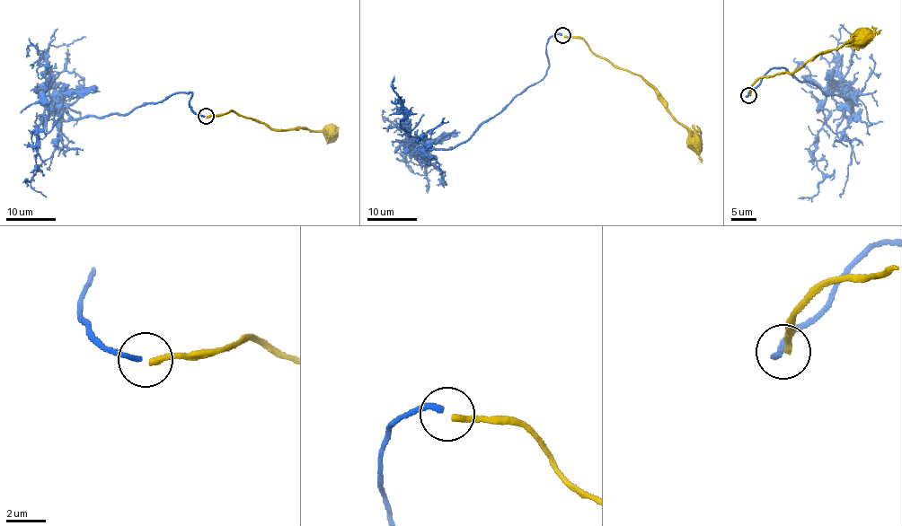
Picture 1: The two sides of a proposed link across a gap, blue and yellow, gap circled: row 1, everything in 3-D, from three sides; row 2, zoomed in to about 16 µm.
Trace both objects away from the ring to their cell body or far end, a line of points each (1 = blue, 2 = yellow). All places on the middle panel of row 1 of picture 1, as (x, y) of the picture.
1: (561, 35), (549, 39), (548, 68), (539, 81), (448, 147), (412, 149), (393, 75)
2: (564, 36), (581, 37), (596, 55), (641, 75), (694, 140)

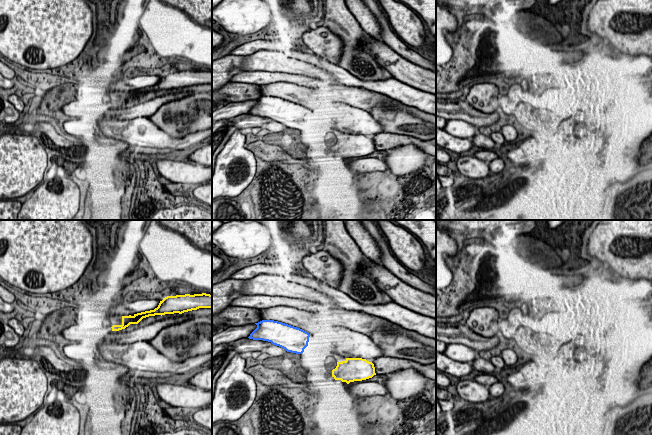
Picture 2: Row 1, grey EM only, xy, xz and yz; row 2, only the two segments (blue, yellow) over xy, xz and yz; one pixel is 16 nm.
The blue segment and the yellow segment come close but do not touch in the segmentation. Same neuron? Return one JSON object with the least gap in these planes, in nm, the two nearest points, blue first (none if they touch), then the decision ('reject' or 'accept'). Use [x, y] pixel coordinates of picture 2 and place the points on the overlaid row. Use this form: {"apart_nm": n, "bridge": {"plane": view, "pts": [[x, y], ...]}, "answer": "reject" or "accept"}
{"apart_nm": 550, "bridge": {"plane": "xz", "pts": [[307, 345], [337, 362]]}, "answer": "accept"}

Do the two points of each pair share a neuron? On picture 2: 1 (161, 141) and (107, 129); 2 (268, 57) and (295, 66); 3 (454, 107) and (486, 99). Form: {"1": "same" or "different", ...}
{"1": "same", "2": "same", "3": "different"}

